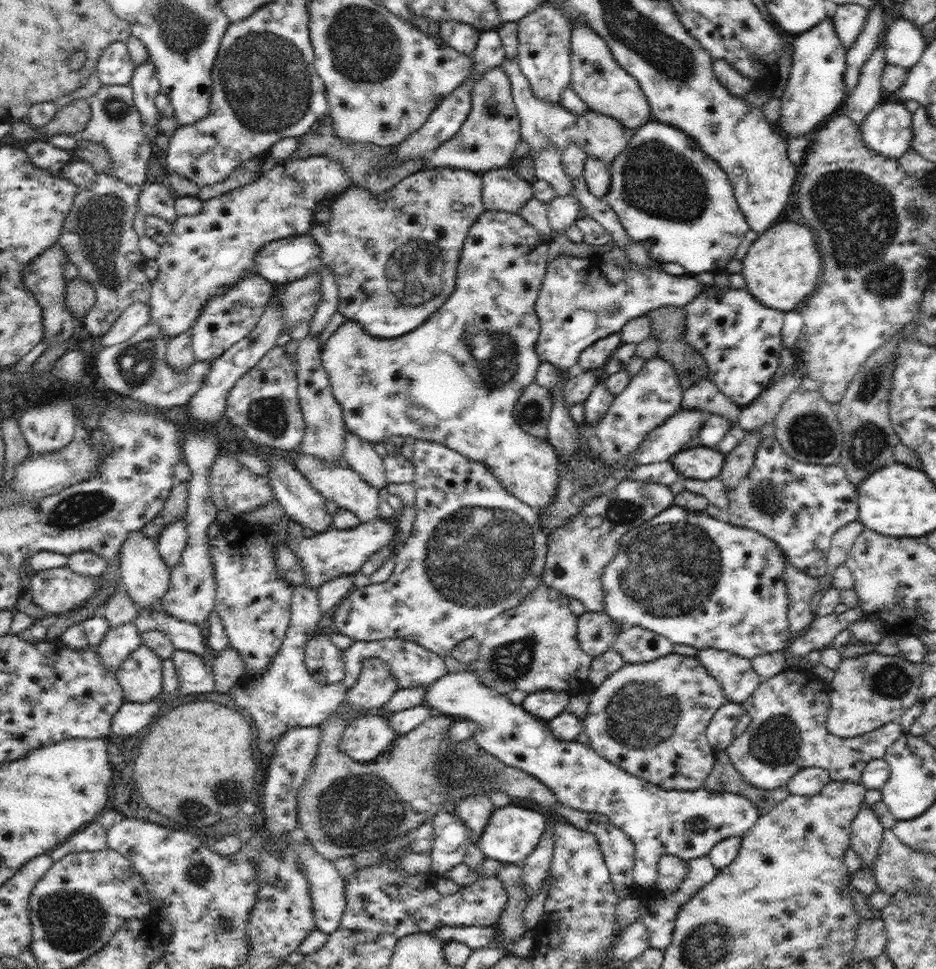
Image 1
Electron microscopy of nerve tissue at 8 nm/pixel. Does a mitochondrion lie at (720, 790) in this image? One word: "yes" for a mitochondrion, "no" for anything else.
no

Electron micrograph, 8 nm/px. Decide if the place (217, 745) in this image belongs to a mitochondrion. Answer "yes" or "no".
no

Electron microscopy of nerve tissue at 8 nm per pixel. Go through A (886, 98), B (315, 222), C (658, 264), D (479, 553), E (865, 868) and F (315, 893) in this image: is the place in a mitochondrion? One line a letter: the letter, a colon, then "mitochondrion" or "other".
A: other
B: other
C: other
D: mitochondrion
E: other
F: other

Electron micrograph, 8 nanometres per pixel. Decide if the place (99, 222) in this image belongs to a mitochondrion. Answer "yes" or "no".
yes

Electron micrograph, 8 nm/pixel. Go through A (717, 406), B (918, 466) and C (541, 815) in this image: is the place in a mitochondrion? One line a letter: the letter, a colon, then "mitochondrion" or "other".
A: other
B: other
C: other

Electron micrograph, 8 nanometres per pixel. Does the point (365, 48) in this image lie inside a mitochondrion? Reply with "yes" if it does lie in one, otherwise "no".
yes

